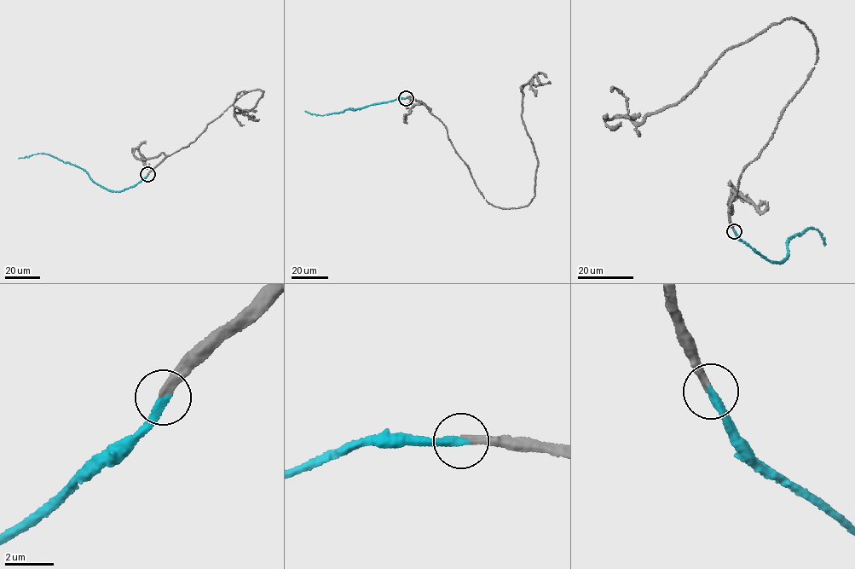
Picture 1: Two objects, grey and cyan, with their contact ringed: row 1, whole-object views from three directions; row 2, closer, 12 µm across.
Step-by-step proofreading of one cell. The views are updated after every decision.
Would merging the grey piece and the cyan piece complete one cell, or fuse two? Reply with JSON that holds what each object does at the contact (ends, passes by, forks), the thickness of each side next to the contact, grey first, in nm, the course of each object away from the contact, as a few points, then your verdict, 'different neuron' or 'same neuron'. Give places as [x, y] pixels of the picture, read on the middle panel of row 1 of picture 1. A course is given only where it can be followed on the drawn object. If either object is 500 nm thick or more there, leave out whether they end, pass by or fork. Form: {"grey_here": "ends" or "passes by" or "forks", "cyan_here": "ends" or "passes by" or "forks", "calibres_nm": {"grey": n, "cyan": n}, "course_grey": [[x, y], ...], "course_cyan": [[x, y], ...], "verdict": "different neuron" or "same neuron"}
{"grey_here": "ends", "cyan_here": "ends", "calibres_nm": {"grey": 320, "cyan": 340}, "course_grey": [[406, 98], [445, 125], [487, 201], [514, 208], [534, 196], [538, 159], [522, 88], [539, 72], [541, 84]], "course_cyan": [[406, 98], [323, 115], [304, 111]], "verdict": "same neuron"}

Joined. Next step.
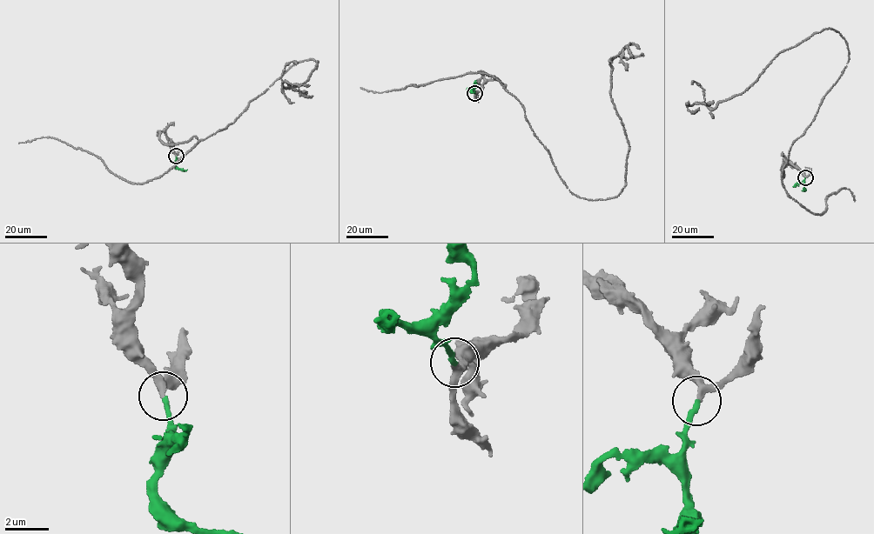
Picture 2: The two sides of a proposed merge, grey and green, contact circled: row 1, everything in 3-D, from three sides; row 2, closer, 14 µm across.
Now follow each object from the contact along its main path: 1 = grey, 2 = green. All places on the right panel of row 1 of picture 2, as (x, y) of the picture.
1: (805, 177), (789, 163), (783, 176), (783, 159), (848, 62), (837, 31), (699, 107)
2: (805, 177), (804, 188)

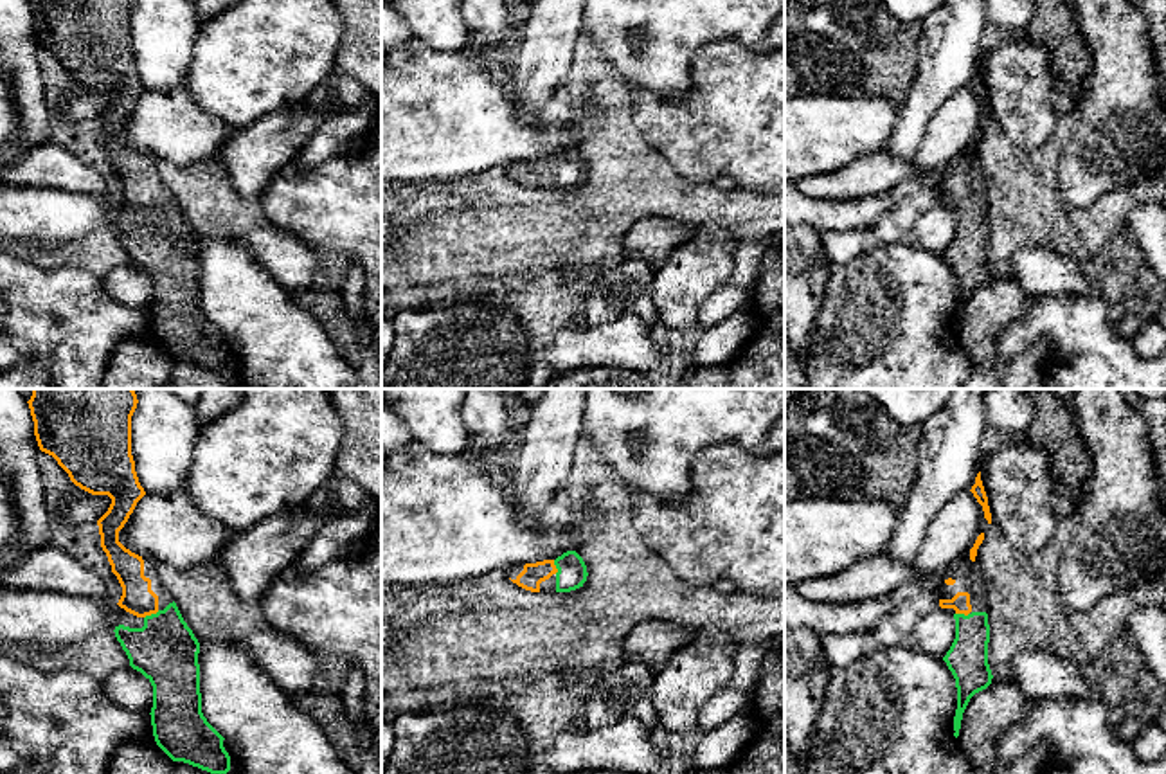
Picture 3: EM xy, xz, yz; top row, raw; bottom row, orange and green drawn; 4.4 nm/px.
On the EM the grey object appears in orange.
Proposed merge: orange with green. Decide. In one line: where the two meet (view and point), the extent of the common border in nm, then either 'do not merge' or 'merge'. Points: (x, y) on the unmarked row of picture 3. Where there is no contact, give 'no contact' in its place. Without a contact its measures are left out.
contact xy (152, 209); length 80 nm; merge

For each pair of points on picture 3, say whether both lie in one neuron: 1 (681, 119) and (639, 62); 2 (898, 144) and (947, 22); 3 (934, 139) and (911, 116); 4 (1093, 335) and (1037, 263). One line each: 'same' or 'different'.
1: different
2: same
3: different
4: different

